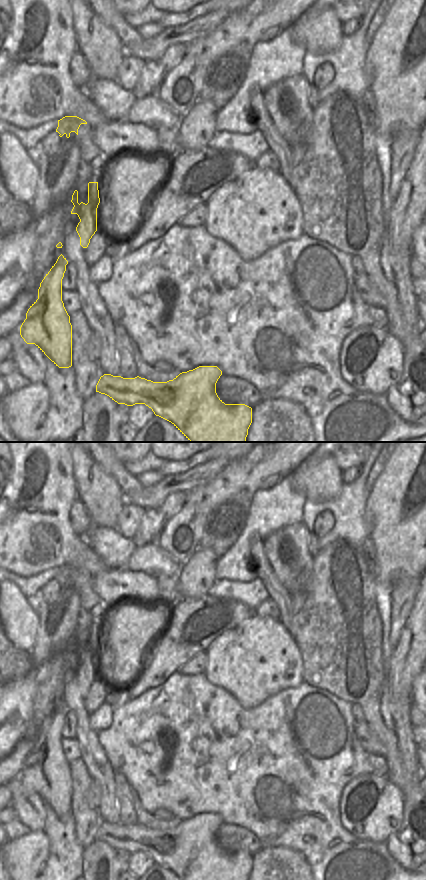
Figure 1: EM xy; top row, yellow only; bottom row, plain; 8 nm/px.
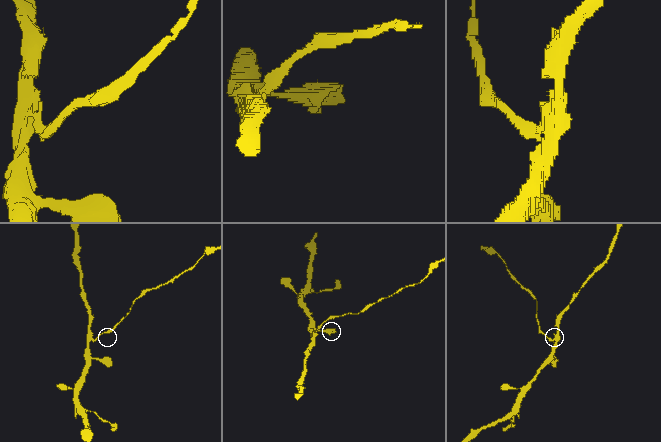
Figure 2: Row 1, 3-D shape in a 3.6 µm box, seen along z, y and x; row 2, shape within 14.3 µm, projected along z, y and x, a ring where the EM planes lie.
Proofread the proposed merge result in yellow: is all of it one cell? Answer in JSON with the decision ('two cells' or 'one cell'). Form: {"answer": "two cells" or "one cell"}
{"answer": "two cells"}

